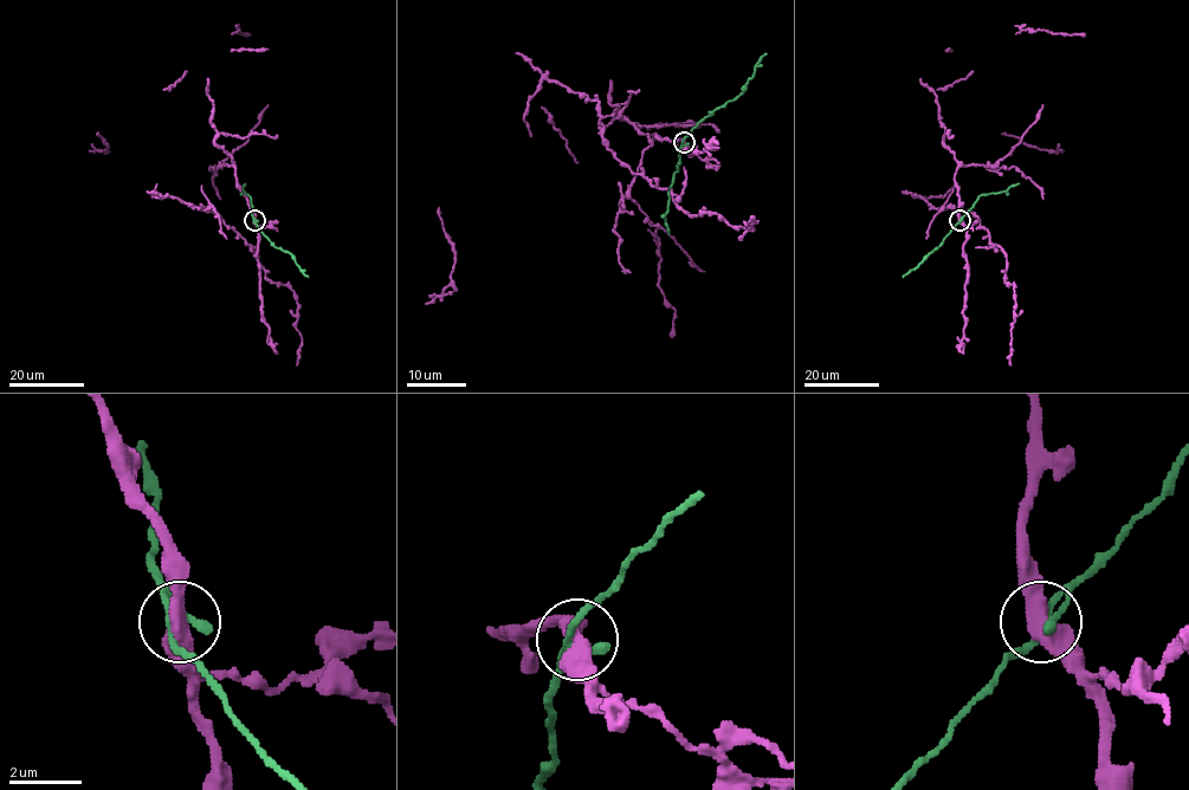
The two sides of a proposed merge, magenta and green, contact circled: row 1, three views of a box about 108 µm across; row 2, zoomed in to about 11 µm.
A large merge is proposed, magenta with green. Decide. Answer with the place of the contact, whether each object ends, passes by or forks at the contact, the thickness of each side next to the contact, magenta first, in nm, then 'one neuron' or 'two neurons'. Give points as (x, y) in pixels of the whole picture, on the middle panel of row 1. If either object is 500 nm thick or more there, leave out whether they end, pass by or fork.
place (684, 142); magenta passes by; green passes by; calibres 480 and 180 nm; two neurons

